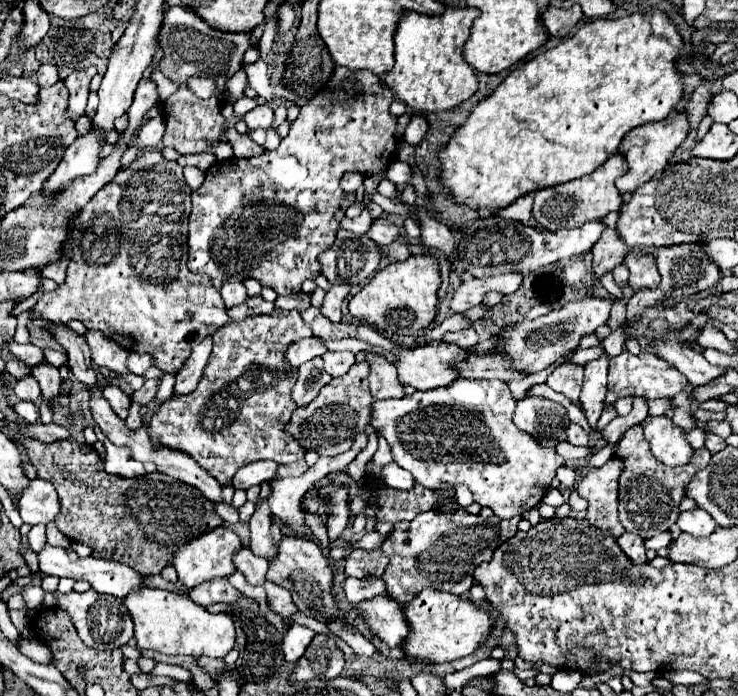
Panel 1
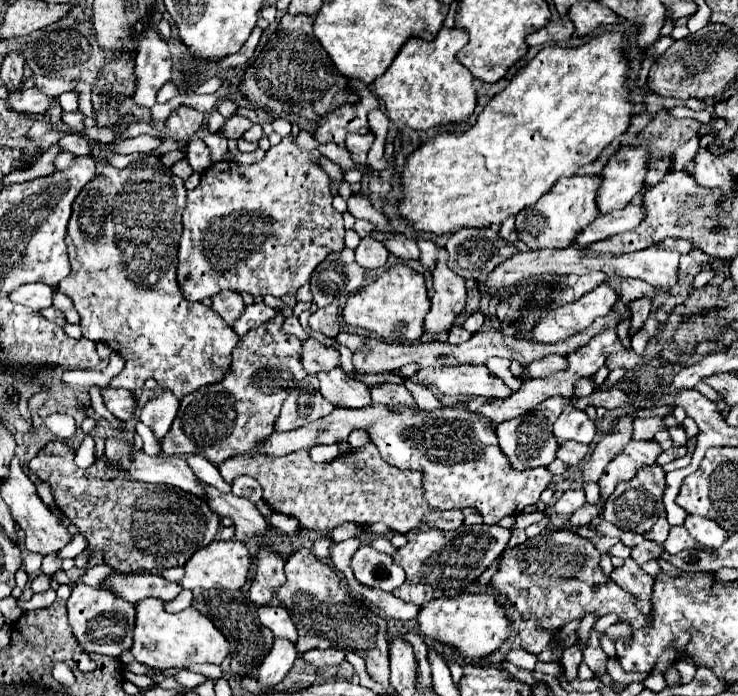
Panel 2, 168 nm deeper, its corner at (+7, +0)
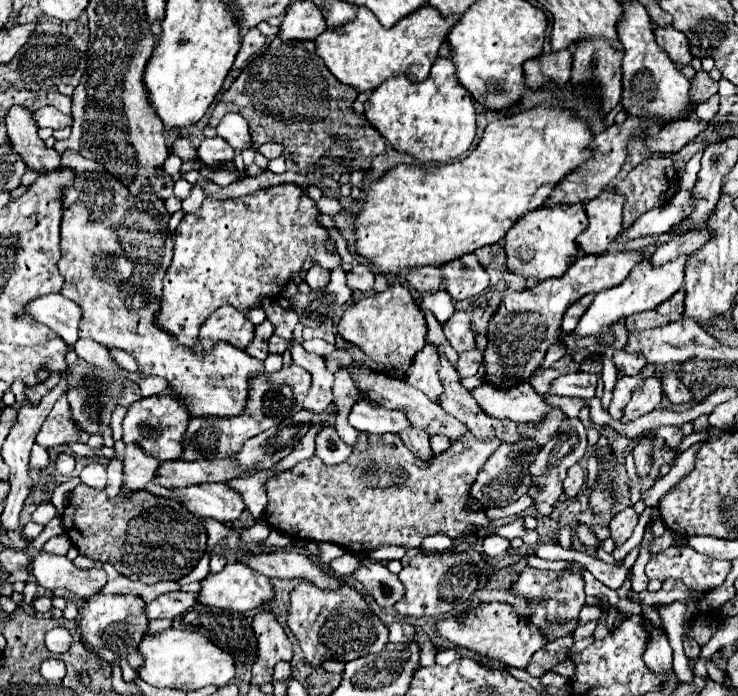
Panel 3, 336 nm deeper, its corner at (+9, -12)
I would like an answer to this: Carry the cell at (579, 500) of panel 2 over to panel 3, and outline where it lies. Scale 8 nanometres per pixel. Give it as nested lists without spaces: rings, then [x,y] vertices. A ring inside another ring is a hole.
[[[577,524],[575,534],[577,534],[579,542],[581,542],[589,552],[593,552],[593,554],[595,554],[595,552],[597,552],[597,548],[601,546],[601,540],[595,536],[593,528],[591,528],[591,526],[587,526],[587,524]]]

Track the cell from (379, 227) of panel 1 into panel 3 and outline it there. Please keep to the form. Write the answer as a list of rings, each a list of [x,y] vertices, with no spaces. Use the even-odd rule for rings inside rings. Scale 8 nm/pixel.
[[[435,266],[411,268],[407,282],[423,296],[425,292],[433,292],[433,290],[441,288],[441,270]]]

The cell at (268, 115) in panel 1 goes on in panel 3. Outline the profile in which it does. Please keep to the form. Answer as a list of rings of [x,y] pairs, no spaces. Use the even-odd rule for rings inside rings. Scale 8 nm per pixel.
[[[215,136],[215,138],[205,138],[197,150],[199,158],[203,160],[203,164],[207,166],[217,166],[217,164],[225,164],[229,160],[233,160],[235,152],[229,146],[227,140]]]

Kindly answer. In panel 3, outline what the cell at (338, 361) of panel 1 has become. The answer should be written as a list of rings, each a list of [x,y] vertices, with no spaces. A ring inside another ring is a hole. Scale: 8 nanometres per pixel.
[[[357,400],[349,412],[349,424],[359,432],[371,434],[397,434],[401,428],[409,426],[407,416],[401,410],[389,410],[385,406],[373,406],[371,400]]]

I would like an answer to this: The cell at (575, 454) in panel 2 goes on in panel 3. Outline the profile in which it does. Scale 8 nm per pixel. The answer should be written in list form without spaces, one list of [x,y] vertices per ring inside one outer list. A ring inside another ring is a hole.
[[[575,464],[575,466],[567,472],[567,478],[565,478],[565,482],[563,482],[563,494],[565,494],[567,498],[575,498],[575,496],[581,492],[583,484],[585,484],[585,470],[583,470],[579,464]]]

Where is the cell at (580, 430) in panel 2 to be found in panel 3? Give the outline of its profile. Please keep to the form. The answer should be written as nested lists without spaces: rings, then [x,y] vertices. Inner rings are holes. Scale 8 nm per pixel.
[[[553,436],[537,454],[535,462],[531,464],[533,486],[529,494],[535,498],[535,506],[539,514],[549,516],[553,506],[559,502],[563,494],[563,478],[567,470],[577,464],[587,454],[587,438],[579,440],[579,446],[571,446],[569,452],[561,454],[557,446],[557,436]]]

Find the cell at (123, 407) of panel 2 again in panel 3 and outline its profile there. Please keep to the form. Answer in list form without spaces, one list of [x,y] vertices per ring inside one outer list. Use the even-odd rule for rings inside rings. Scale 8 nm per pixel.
[[[171,394],[139,398],[129,406],[127,416],[123,420],[123,440],[125,444],[135,442],[143,446],[147,454],[159,460],[177,460],[181,456],[181,442],[189,418],[191,414],[187,412],[187,408],[183,410],[183,402]]]

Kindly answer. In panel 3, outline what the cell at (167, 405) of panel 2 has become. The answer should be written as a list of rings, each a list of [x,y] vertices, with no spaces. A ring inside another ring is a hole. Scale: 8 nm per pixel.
[[[127,444],[123,454],[123,480],[125,488],[141,490],[149,480],[153,480],[161,460],[147,454],[139,444]]]

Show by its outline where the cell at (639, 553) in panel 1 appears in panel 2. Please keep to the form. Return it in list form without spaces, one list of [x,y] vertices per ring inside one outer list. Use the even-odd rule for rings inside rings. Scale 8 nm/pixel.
[[[627,558],[621,568],[615,568],[611,580],[619,584],[625,592],[635,598],[635,606],[641,614],[651,614],[651,592],[653,592],[653,578],[645,574],[633,558]]]

